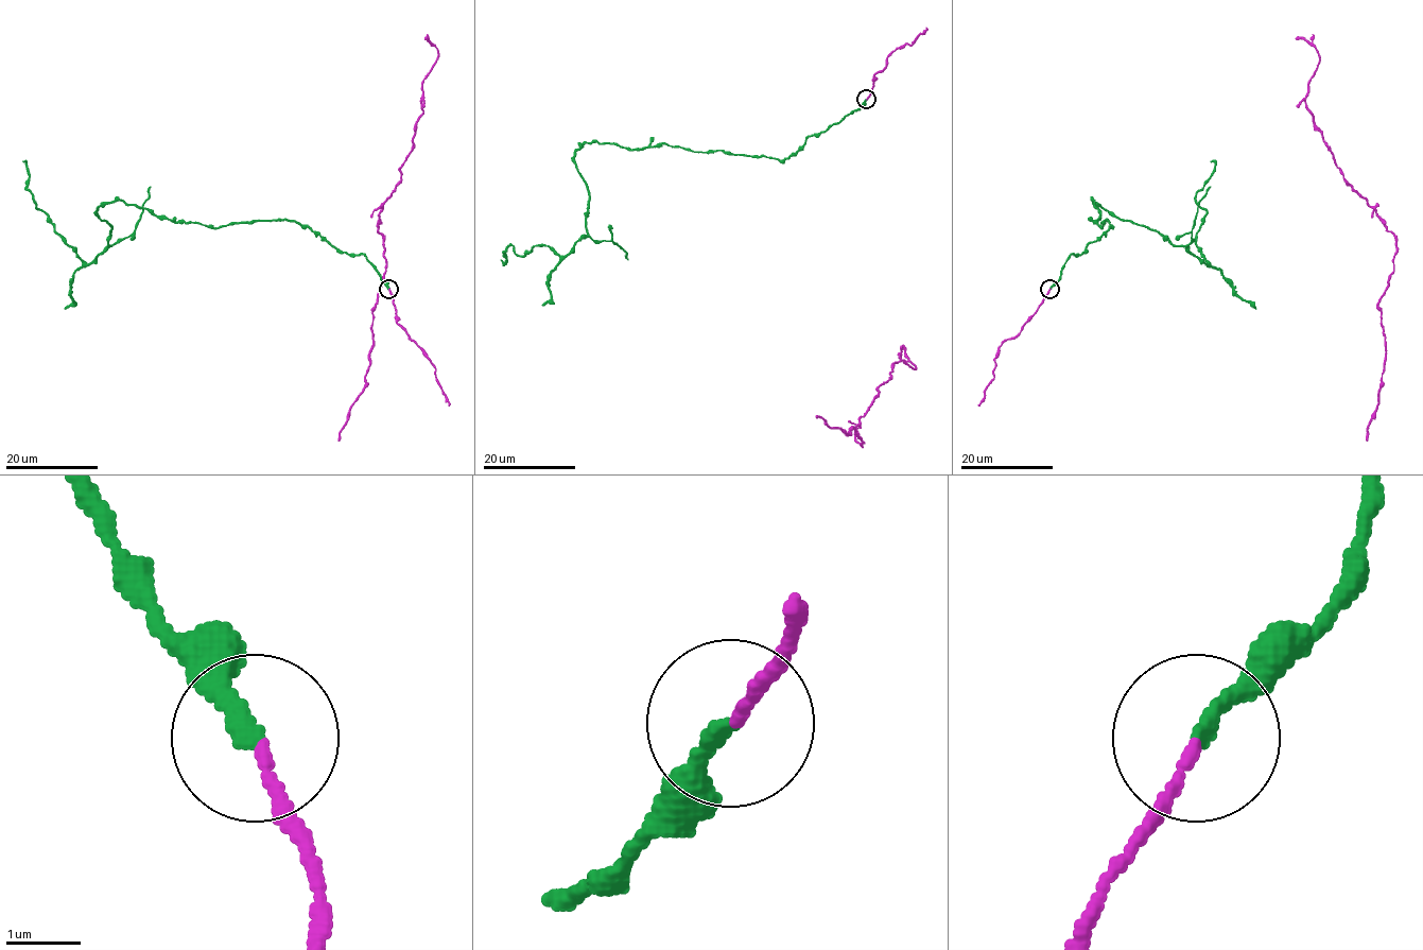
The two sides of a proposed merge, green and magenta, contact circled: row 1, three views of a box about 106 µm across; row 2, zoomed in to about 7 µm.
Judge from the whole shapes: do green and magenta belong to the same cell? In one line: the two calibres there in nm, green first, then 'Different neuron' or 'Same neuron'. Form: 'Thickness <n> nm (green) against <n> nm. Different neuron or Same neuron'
Thickness 220 nm (green) against 140 nm. Same neuron

